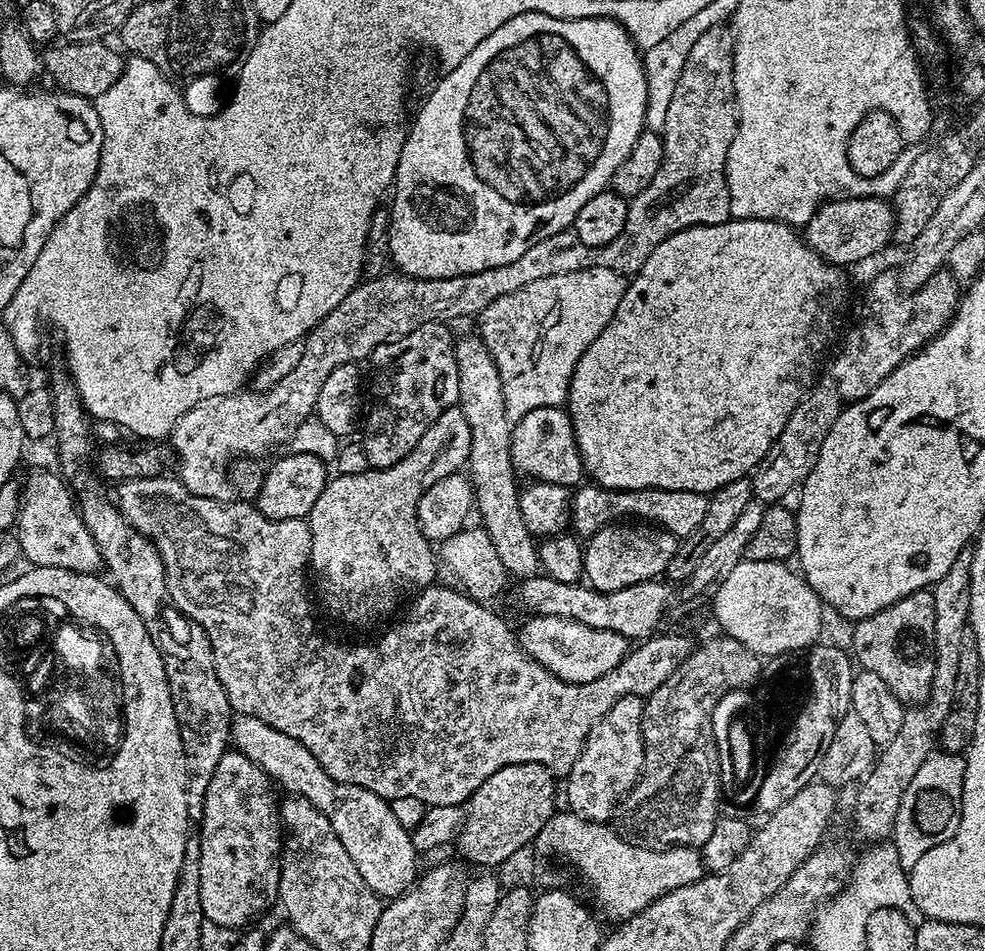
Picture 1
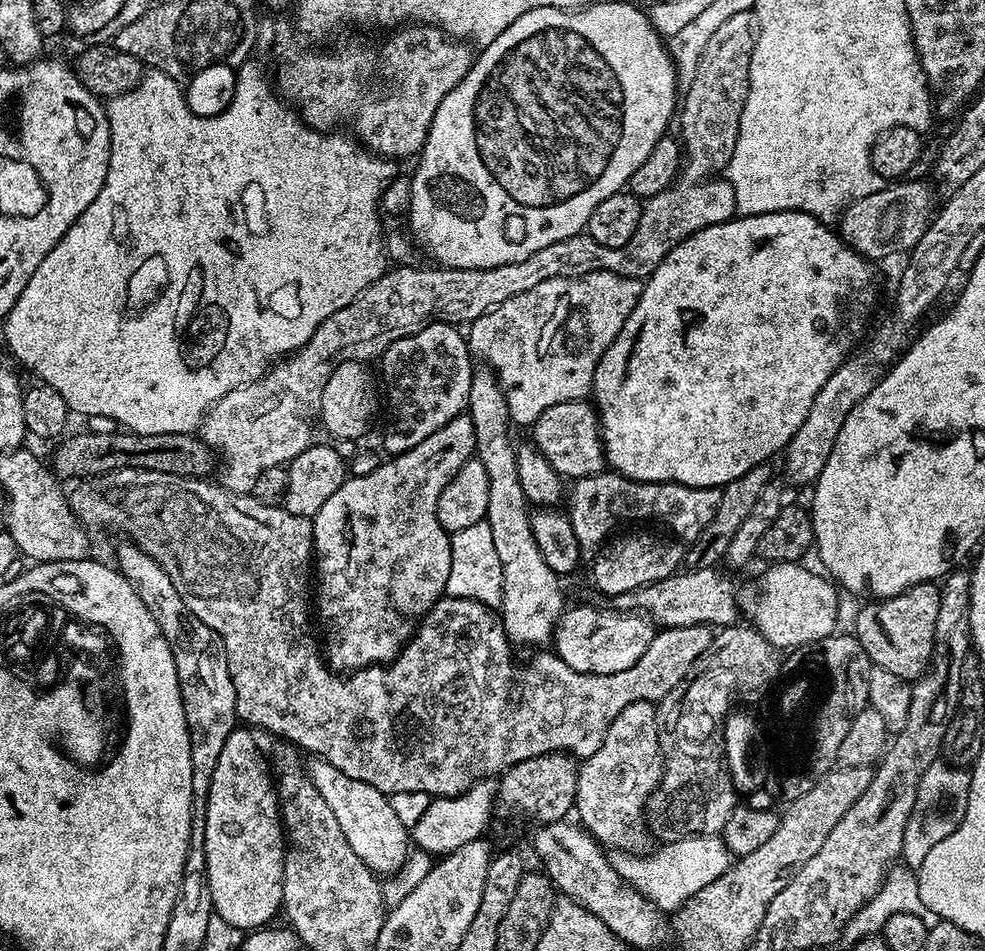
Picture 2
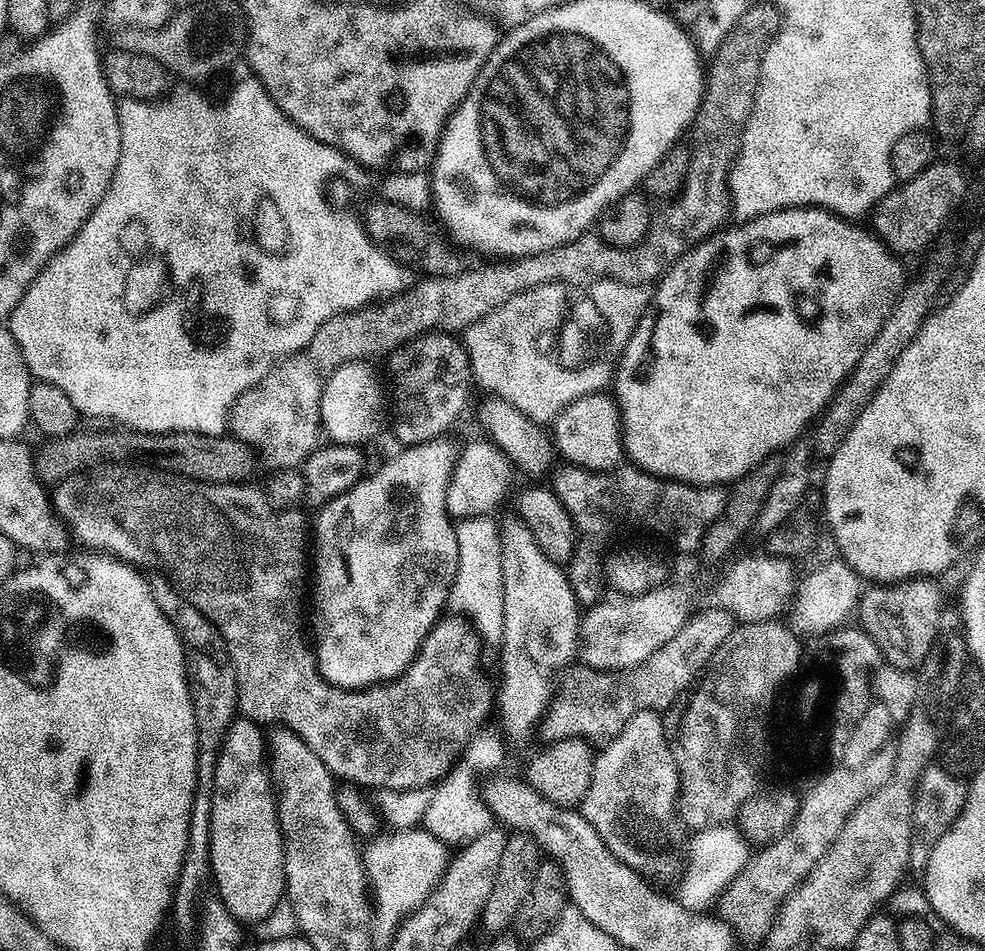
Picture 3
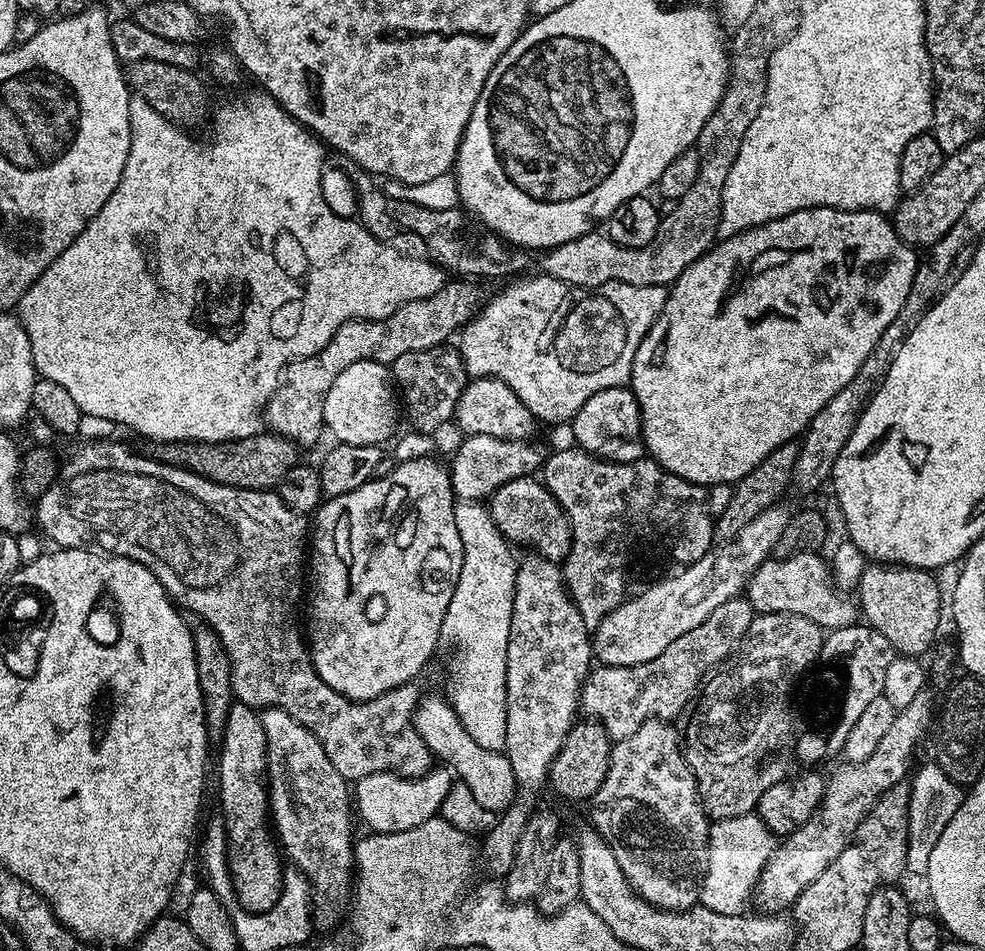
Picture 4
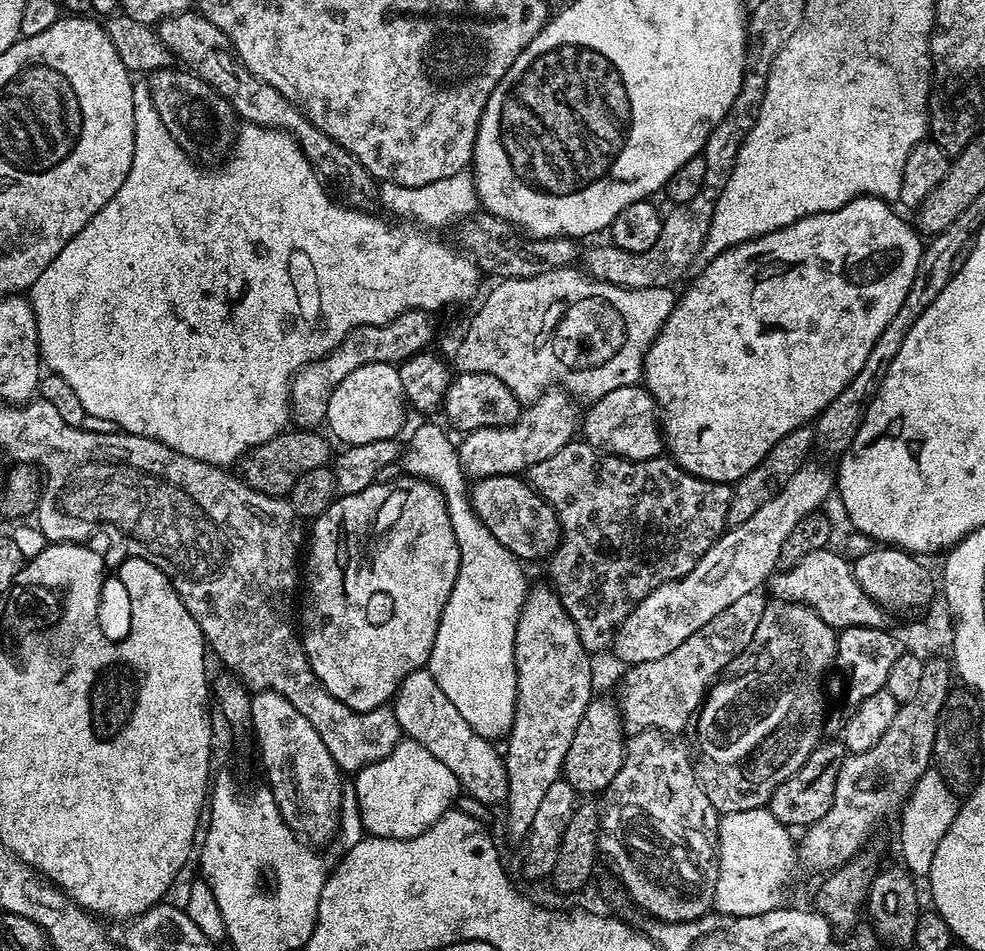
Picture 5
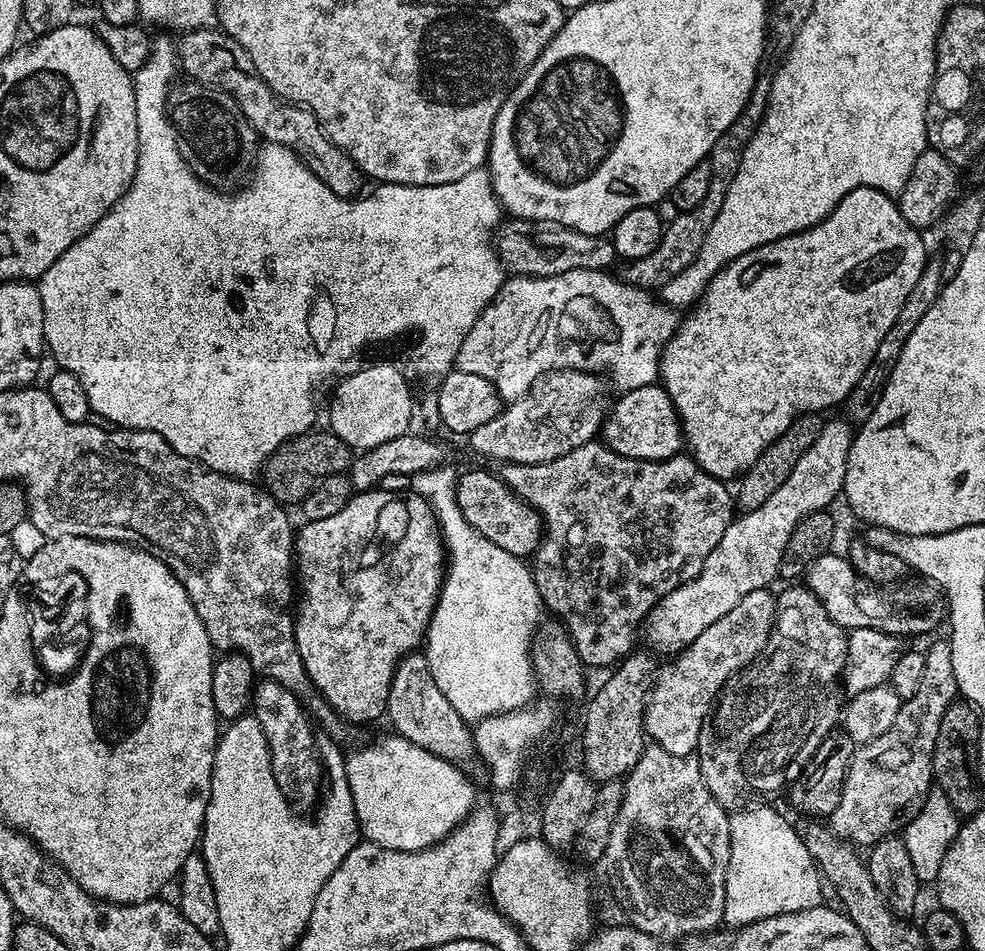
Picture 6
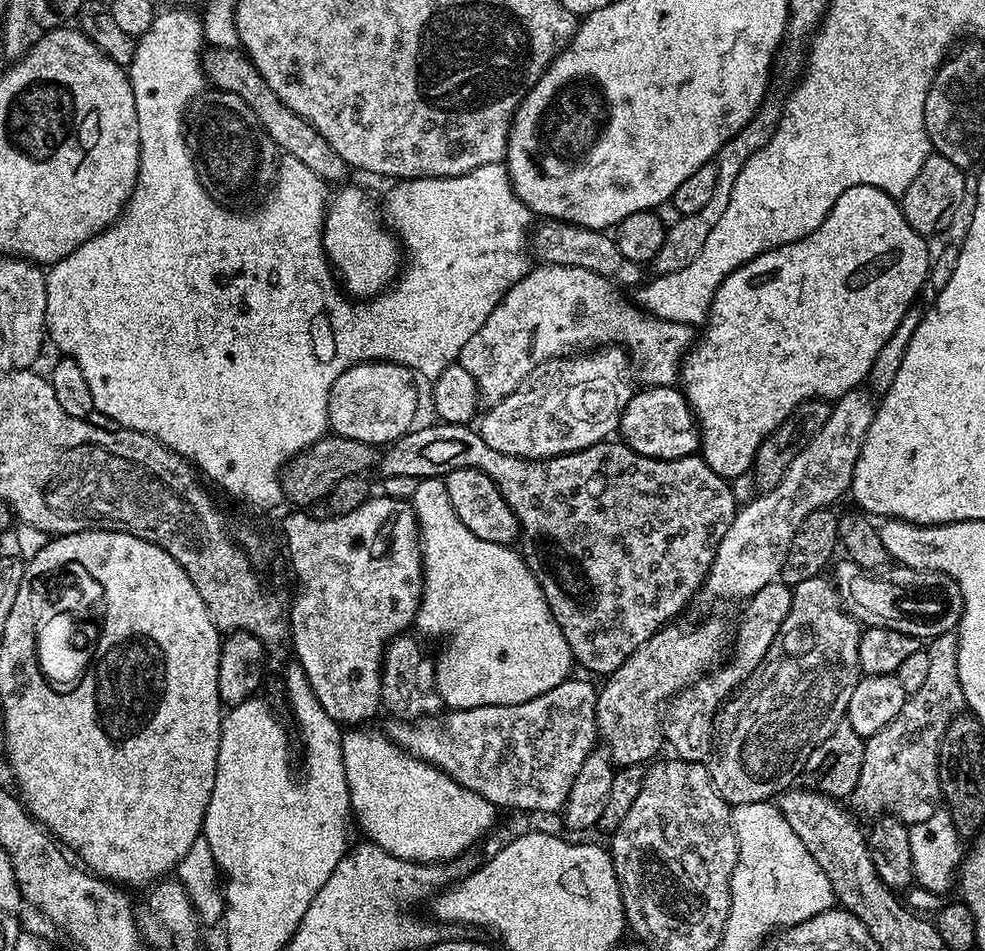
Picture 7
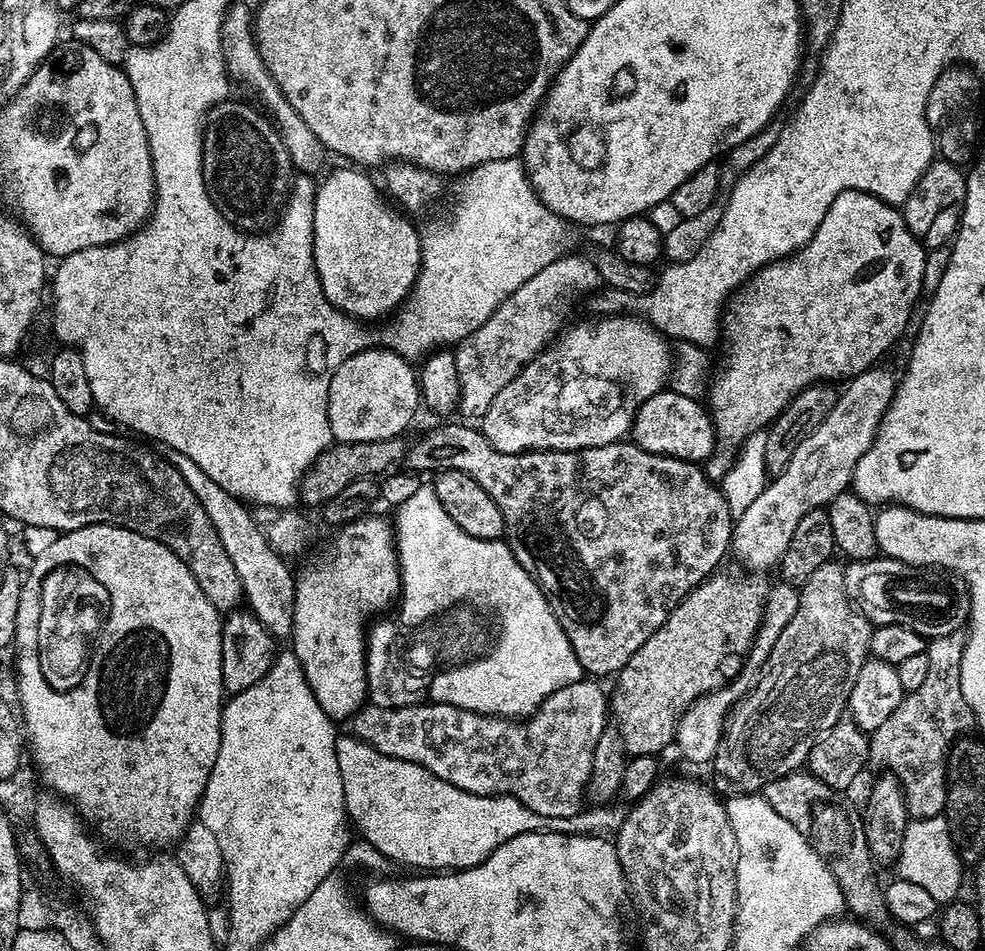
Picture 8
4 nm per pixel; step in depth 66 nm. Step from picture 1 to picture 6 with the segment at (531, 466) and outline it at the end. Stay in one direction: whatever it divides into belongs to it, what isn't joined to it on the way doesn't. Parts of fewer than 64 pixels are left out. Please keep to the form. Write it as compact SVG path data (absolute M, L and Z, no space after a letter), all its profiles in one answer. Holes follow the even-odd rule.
M659 383L620 392L616 405L604 417L603 443L610 450L635 460L668 460L685 447L684 430L668 391Z

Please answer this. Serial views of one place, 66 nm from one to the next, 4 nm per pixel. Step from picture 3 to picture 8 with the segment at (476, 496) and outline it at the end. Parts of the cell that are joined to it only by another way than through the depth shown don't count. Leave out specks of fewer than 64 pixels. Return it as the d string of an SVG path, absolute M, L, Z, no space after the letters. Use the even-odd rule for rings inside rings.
M604 314L599 318L592 318L596 320L588 320L585 324L580 324L577 328L571 328L571 326L565 327L563 331L557 335L556 339L552 341L551 344L548 345L544 351L538 353L527 366L519 372L516 377L514 377L511 382L509 382L506 386L502 386L502 390L498 390L498 394L495 398L490 402L490 410L486 410L486 414L482 417L482 431L484 433L484 437L488 439L489 442L493 446L495 446L498 450L502 450L503 452L541 452L542 450L562 450L563 452L573 452L574 450L578 450L579 448L593 448L594 446L606 446L607 444L614 444L620 441L623 441L625 437L629 435L632 431L632 423L634 422L634 418L636 417L636 411L640 409L642 406L642 402L646 402L646 398L650 398L654 394L658 394L659 392L665 391L667 382L669 383L670 377L674 372L674 352L668 349L669 341L665 339L663 335L657 329L653 328L651 324L648 323L647 320L643 318L637 318L632 314Z

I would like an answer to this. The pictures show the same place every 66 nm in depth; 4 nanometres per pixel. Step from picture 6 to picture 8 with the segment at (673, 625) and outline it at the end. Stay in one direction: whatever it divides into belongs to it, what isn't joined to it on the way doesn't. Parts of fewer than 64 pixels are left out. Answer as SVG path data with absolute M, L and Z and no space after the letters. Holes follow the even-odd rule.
M873 366L847 381L845 392L841 391L834 402L834 410L826 414L822 426L814 430L794 450L790 466L782 470L758 494L758 499L746 509L746 514L735 517L732 530L731 555L745 569L756 574L767 573L767 568L775 569L798 522L810 510L824 508L838 494L849 491L852 475L866 450L876 437L878 426L896 393L897 377L891 376L884 366Z

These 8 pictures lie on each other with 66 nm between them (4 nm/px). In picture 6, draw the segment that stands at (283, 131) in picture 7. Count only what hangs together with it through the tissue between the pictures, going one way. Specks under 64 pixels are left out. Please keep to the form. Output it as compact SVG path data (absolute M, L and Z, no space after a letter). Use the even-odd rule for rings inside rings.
M217 27L193 28L185 31L178 40L178 64L185 77L195 83L208 84L233 96L240 104L242 114L254 126L261 141L278 146L294 153L334 194L345 198L356 198L366 177L356 163L324 133L324 127L309 108L291 104L278 95L258 74L250 54L242 50L240 43L227 32Z

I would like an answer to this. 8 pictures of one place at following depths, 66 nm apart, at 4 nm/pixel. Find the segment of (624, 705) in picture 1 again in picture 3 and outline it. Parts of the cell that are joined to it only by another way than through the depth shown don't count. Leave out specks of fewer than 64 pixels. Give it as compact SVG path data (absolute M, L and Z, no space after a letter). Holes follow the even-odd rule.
M649 710L634 714L630 722L619 732L614 739L608 741L595 753L592 761L592 777L590 778L590 790L586 790L584 800L578 806L598 830L602 842L616 855L626 866L630 866L633 872L640 873L649 881L672 880L675 881L682 872L682 856L672 852L676 844L672 841L672 832L668 829L668 823L678 808L680 798L680 771L674 762L674 754L668 745L668 739L664 733L664 717L659 711Z

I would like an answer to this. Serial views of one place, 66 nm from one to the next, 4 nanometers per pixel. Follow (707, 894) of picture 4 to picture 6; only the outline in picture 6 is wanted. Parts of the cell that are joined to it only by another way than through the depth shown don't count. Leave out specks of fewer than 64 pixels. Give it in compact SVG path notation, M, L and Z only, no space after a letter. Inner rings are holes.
M749 806L737 811L730 819L730 862L724 879L723 923L733 924L728 926L736 930L762 918L774 918L778 914L819 907L823 901L822 877L812 861L810 850L806 850L803 835L788 825L788 820L782 813L760 807L764 806Z

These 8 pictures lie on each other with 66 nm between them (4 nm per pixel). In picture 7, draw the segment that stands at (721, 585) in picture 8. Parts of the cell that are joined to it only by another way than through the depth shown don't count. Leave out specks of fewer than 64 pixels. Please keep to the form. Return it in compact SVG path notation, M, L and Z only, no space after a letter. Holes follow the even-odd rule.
M712 616L701 624L680 623L669 623L646 638L646 642L642 642L642 646L638 646L638 650L634 650L634 654L618 666L618 670L608 673L599 685L596 693L596 731L599 739L608 743L606 748L613 765L651 761L657 755L655 752L660 744L662 748L662 705L671 701L683 688L689 688L695 680L713 671L725 655L724 643L730 640L726 621Z

